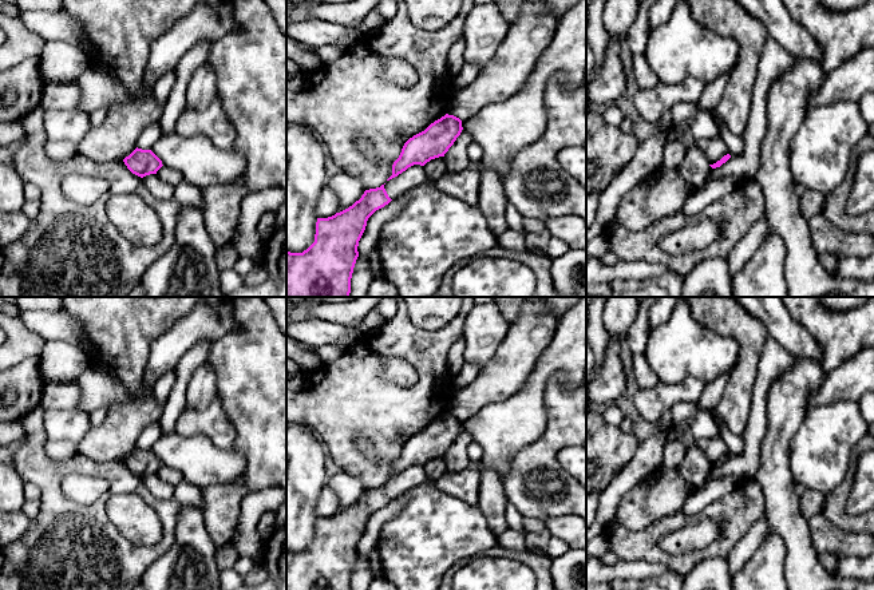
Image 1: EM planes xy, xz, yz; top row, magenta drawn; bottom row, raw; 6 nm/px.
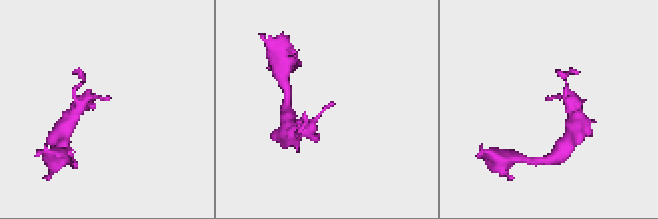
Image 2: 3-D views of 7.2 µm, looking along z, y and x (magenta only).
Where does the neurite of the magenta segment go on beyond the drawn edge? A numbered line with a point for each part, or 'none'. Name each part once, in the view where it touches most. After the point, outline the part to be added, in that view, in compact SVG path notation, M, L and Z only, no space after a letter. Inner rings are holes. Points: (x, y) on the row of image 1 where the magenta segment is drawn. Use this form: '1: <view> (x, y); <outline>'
none

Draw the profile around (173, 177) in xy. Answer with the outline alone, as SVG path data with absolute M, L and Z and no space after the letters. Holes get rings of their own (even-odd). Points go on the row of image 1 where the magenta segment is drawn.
M162 166L157 171L157 175L166 183L171 185L173 187L178 186L183 181L183 177L178 170L167 166Z

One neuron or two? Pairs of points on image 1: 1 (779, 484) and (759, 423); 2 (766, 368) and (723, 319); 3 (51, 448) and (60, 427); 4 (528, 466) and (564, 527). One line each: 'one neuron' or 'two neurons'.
1: two neurons
2: two neurons
3: two neurons
4: two neurons

